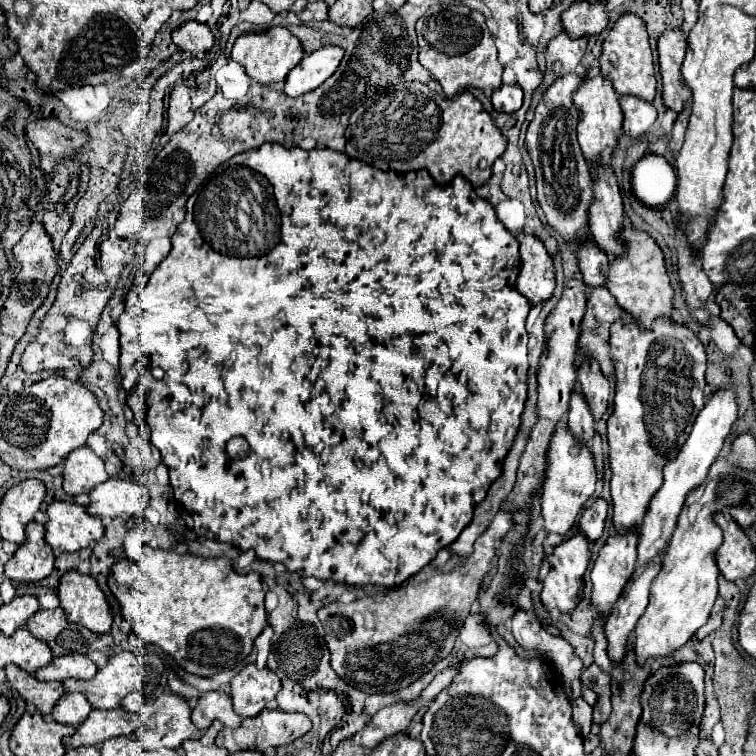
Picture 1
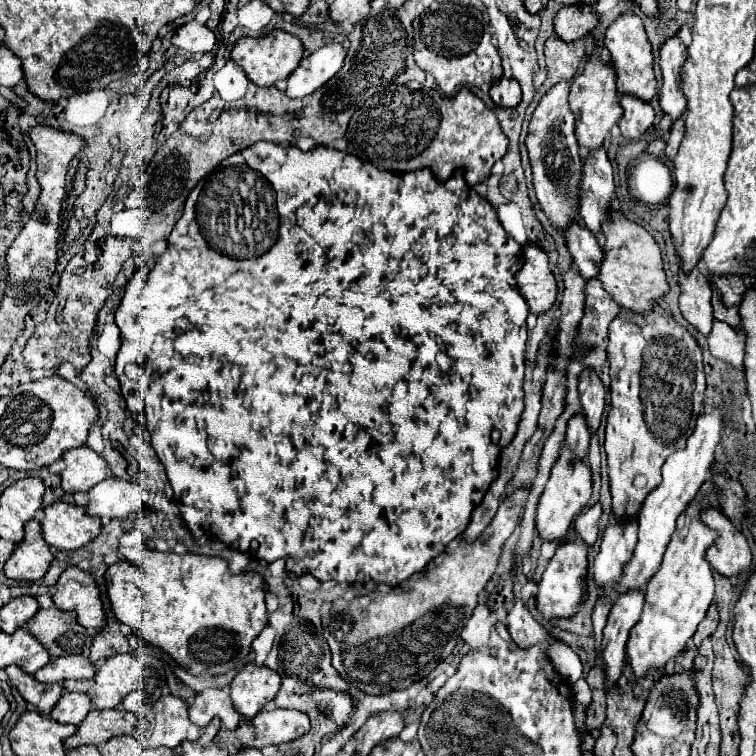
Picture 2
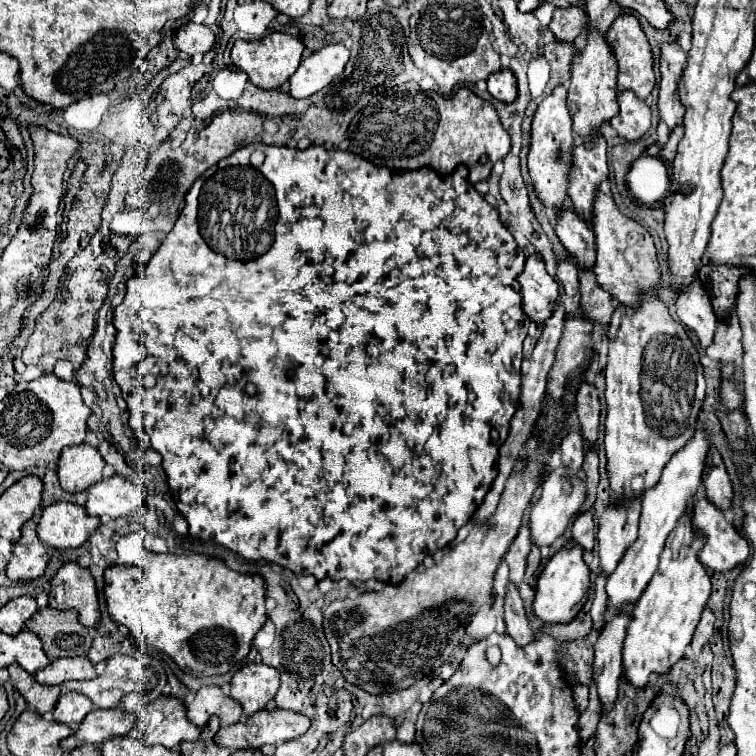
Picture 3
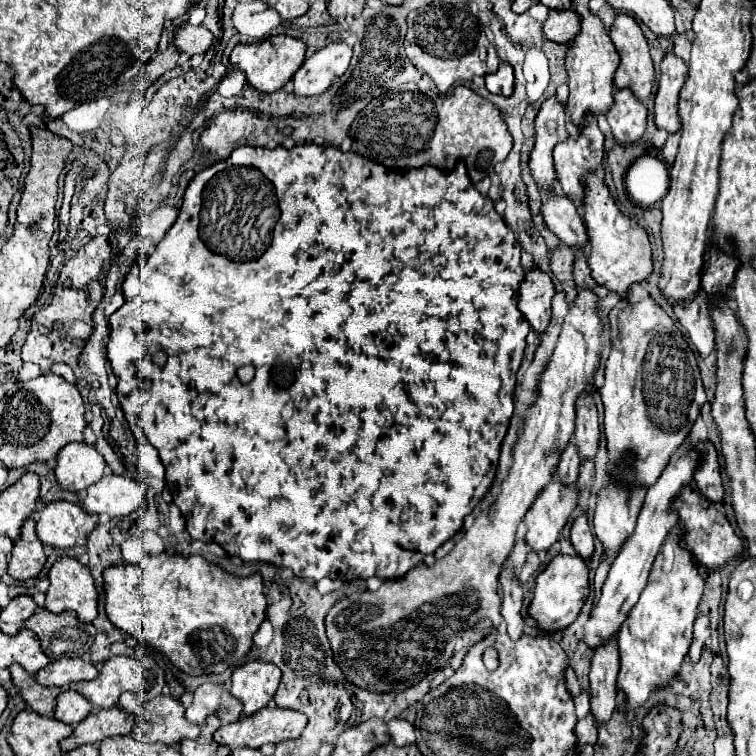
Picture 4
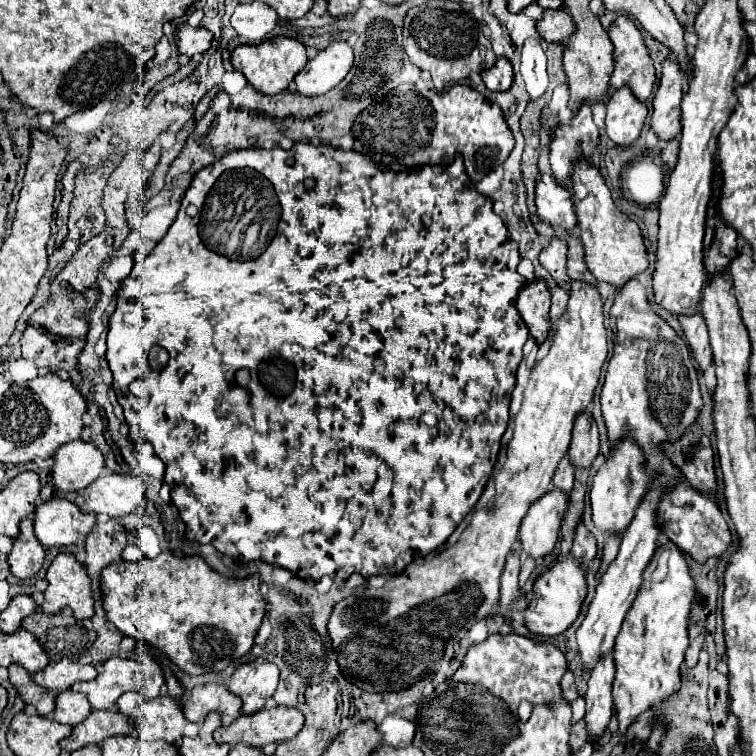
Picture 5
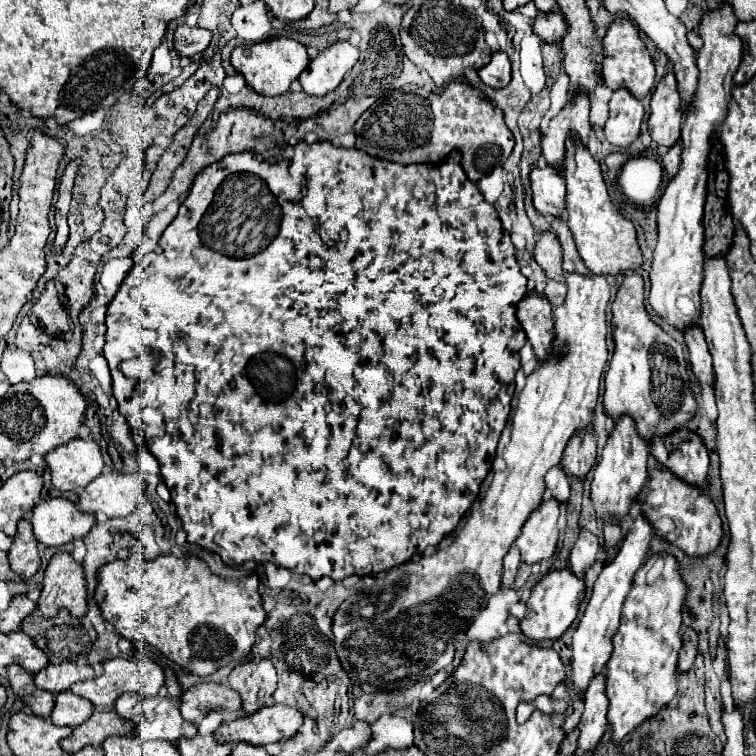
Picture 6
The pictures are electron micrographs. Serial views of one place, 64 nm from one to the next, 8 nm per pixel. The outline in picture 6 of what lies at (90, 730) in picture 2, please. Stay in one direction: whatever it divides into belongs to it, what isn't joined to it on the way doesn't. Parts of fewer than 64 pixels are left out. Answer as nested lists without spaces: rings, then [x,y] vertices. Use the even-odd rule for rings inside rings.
[[[114,710],[112,712],[94,712],[84,724],[76,726],[74,732],[62,740],[62,750],[68,754],[74,754],[82,750],[84,746],[100,746],[110,736],[126,736],[134,732],[132,720],[120,718]]]

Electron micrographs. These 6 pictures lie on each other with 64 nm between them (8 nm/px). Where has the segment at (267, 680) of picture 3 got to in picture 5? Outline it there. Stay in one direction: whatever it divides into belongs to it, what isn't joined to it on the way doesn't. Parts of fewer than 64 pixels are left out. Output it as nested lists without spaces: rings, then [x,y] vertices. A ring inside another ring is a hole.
[[[266,660],[240,664],[234,670],[228,688],[242,698],[244,714],[254,714],[264,708],[266,700],[272,698],[278,686],[278,674],[280,672],[276,664],[266,662]]]

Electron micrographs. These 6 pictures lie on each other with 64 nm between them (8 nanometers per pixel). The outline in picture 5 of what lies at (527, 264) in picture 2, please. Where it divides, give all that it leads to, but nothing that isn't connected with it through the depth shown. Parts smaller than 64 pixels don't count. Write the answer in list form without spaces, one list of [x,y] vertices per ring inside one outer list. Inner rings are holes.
[[[536,280],[530,282],[518,296],[516,308],[526,322],[526,328],[530,336],[536,340],[536,344],[542,344],[548,338],[548,332],[552,328],[550,322],[550,292],[546,282]]]

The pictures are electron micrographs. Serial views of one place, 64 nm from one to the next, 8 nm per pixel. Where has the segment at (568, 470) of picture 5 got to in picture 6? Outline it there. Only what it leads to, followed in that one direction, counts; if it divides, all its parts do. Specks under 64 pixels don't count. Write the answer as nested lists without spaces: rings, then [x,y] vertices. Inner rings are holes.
[[[560,466],[552,468],[546,474],[544,484],[546,484],[546,494],[550,498],[554,498],[560,504],[568,502],[568,496],[570,496],[570,480],[568,480],[568,476],[564,476],[564,472],[562,472]],[[546,500],[526,520],[520,536],[514,542],[522,554],[522,562],[536,564],[554,556],[560,536],[556,528],[558,514],[560,514],[560,504],[552,504],[552,500]]]

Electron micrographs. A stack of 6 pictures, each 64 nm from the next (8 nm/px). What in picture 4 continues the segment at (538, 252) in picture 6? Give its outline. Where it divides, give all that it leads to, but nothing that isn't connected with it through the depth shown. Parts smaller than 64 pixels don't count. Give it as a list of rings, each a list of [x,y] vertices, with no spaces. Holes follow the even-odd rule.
[[[560,244],[556,250],[548,254],[548,258],[550,258],[550,270],[562,284],[562,290],[568,296],[568,304],[570,304],[576,296],[576,284],[572,280],[572,248]]]

